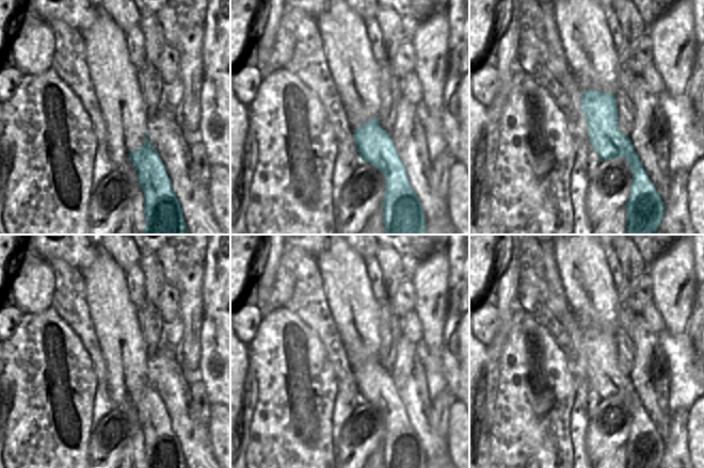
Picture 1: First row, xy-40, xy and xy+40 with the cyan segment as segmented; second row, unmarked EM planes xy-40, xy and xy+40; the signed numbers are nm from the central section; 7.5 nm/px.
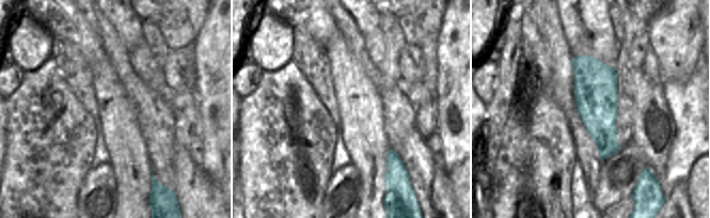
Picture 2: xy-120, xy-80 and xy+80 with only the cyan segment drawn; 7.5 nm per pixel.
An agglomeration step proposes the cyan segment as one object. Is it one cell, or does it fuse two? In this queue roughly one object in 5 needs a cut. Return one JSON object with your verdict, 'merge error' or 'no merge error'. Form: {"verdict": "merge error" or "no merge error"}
{"verdict": "no merge error"}

